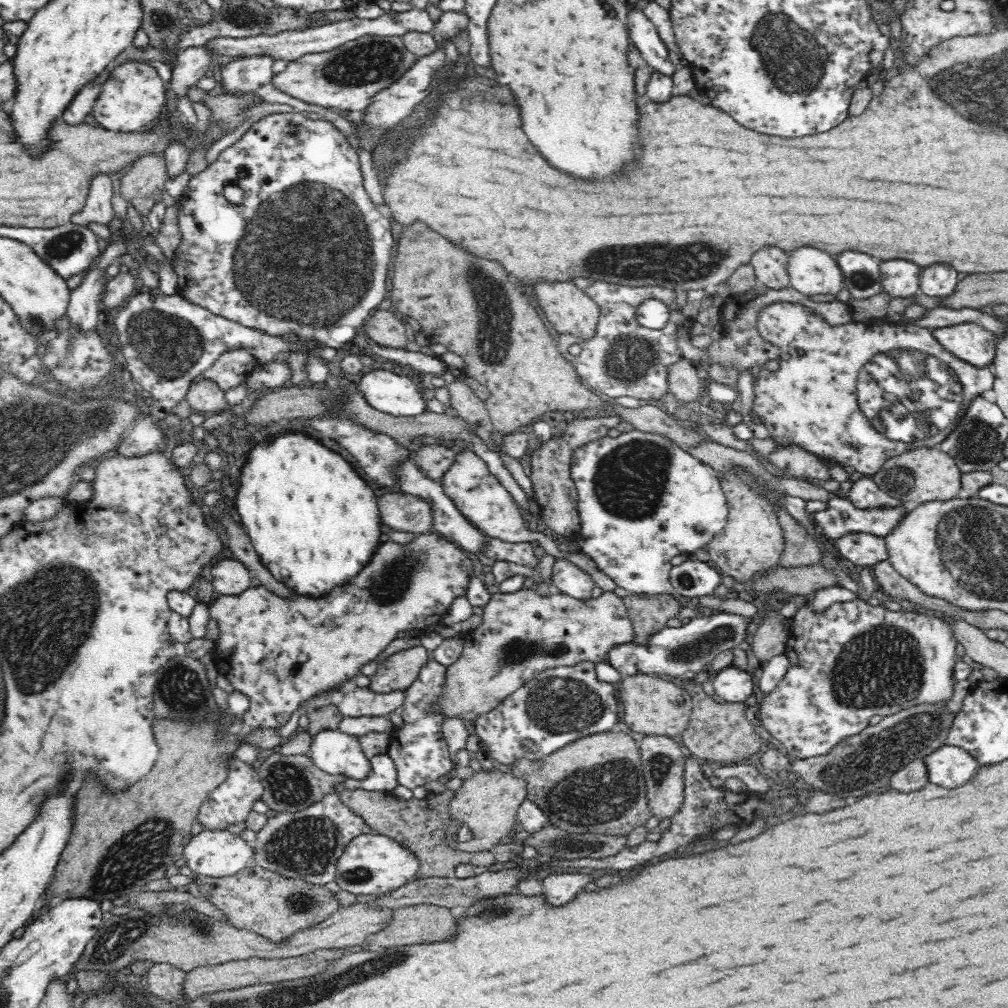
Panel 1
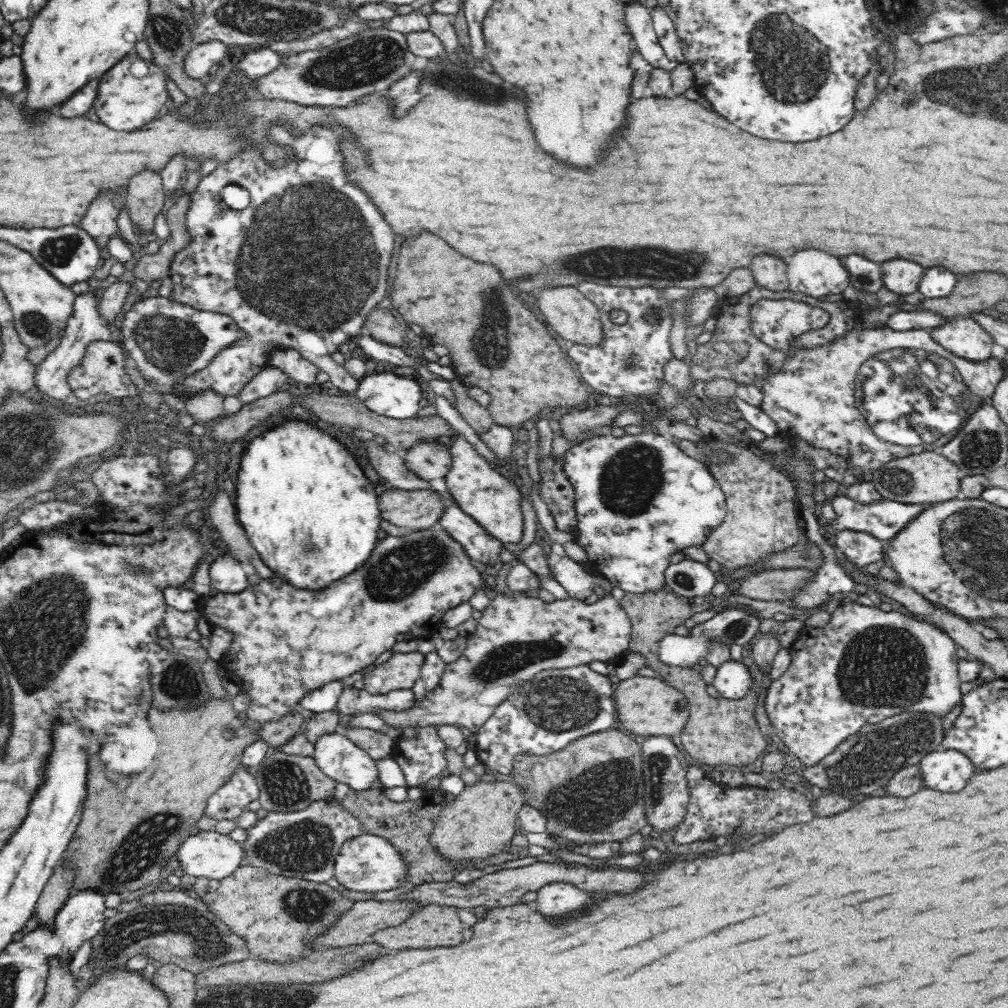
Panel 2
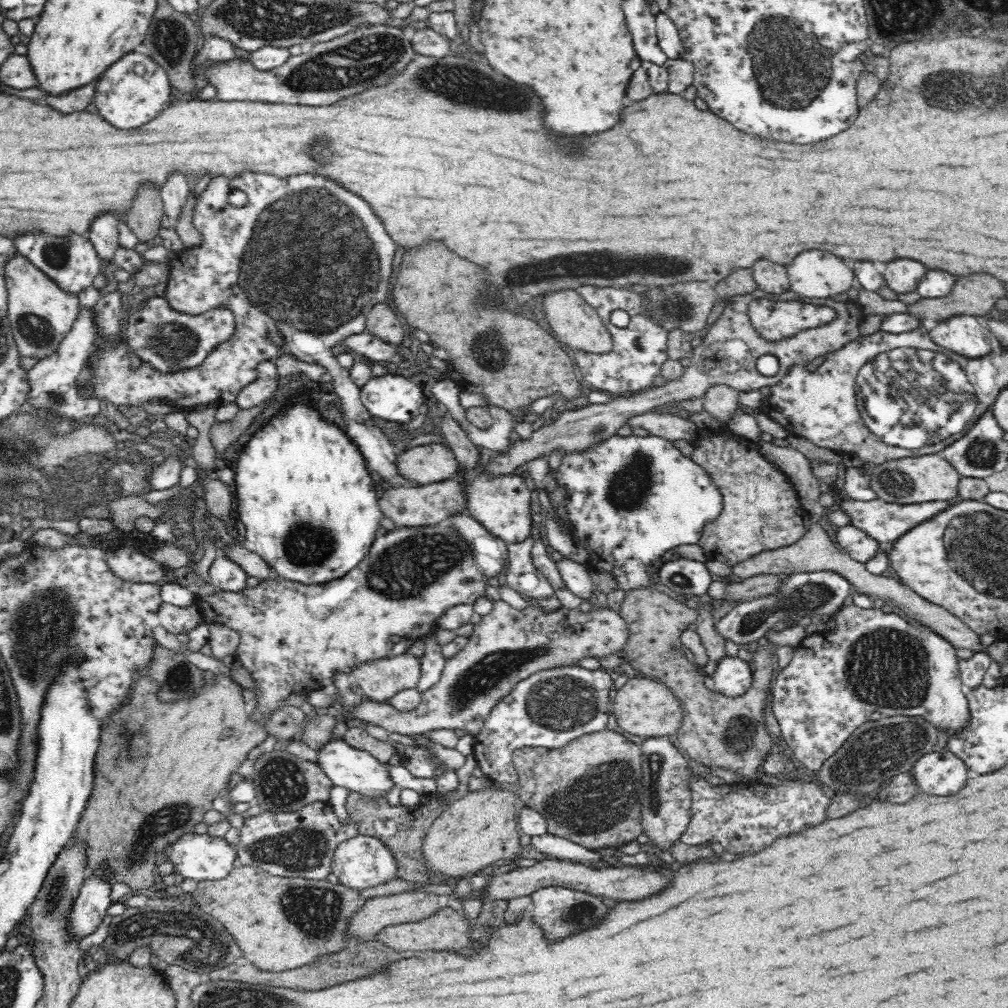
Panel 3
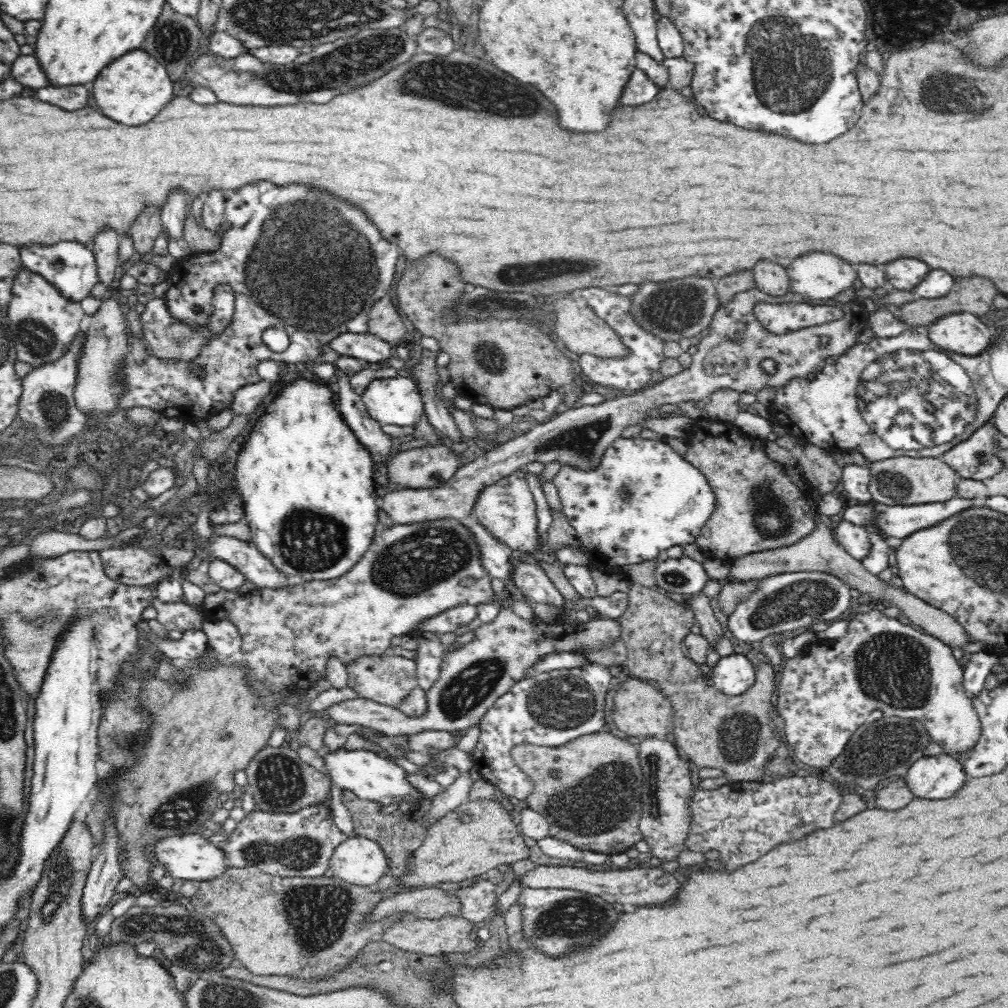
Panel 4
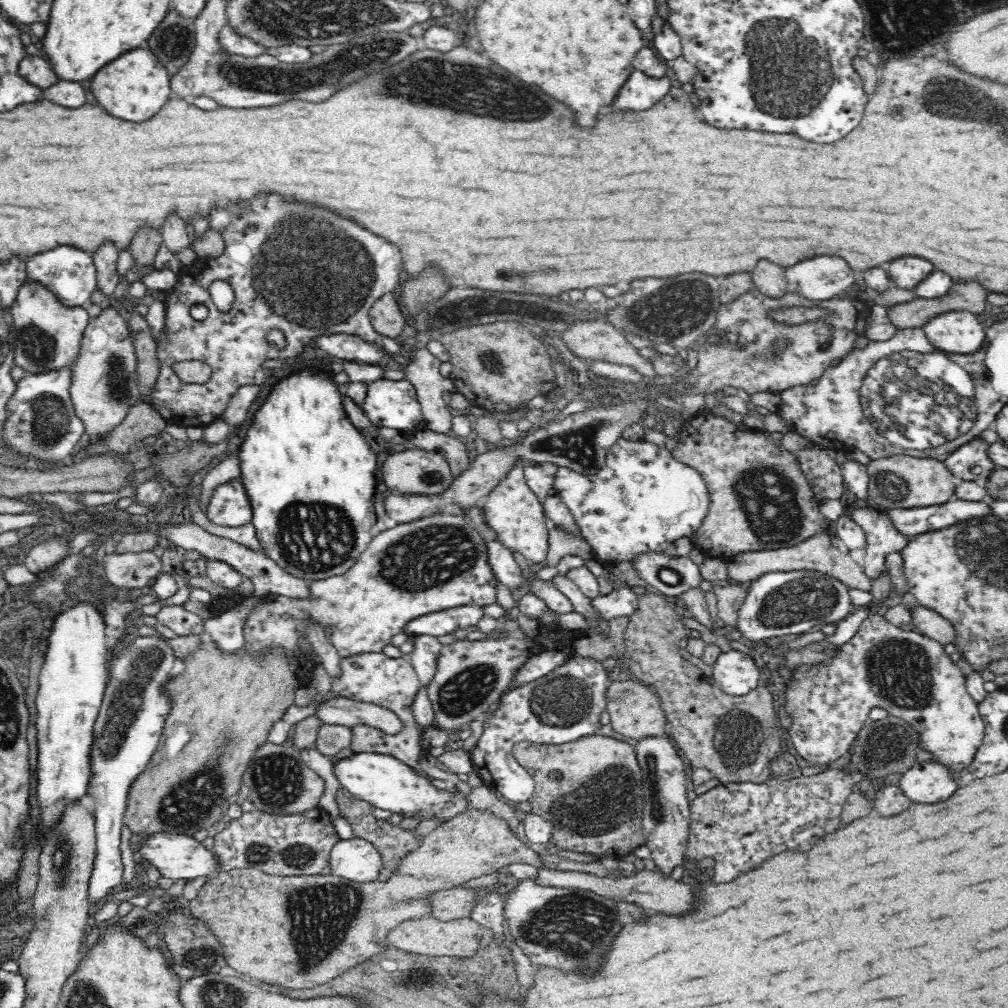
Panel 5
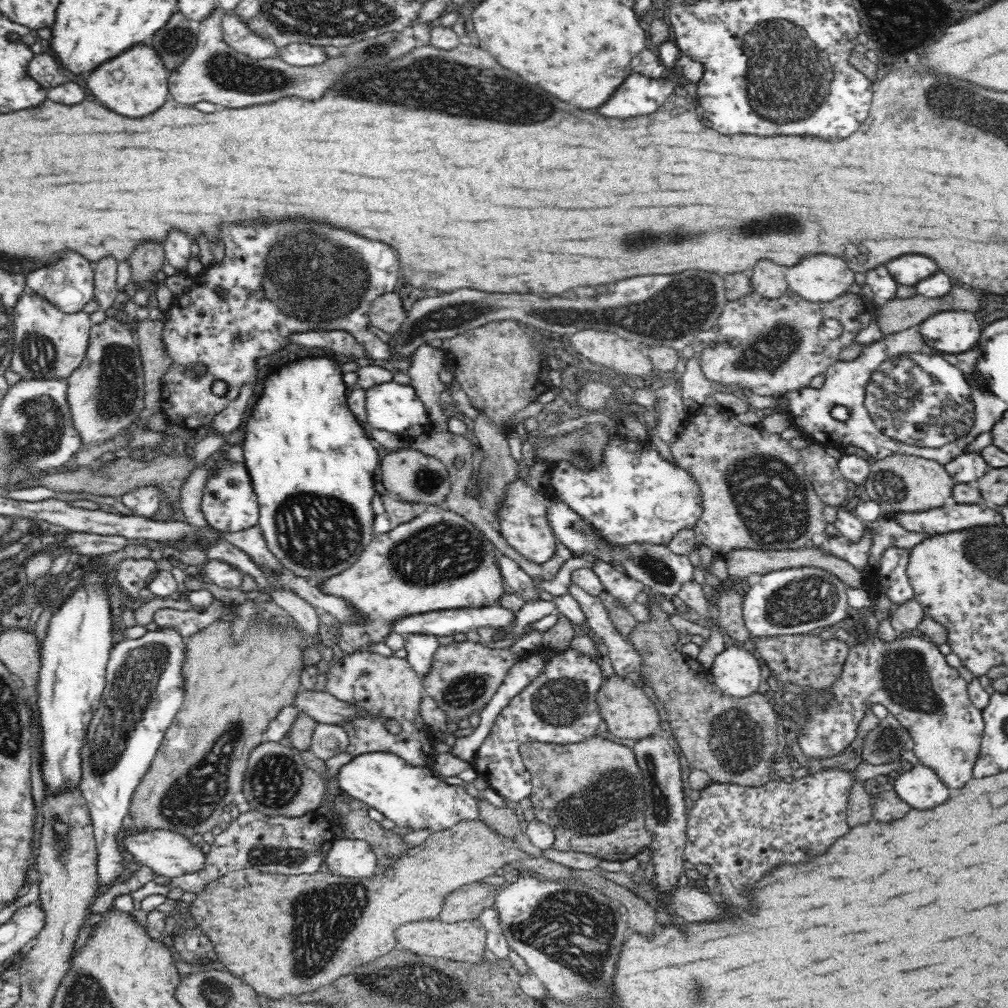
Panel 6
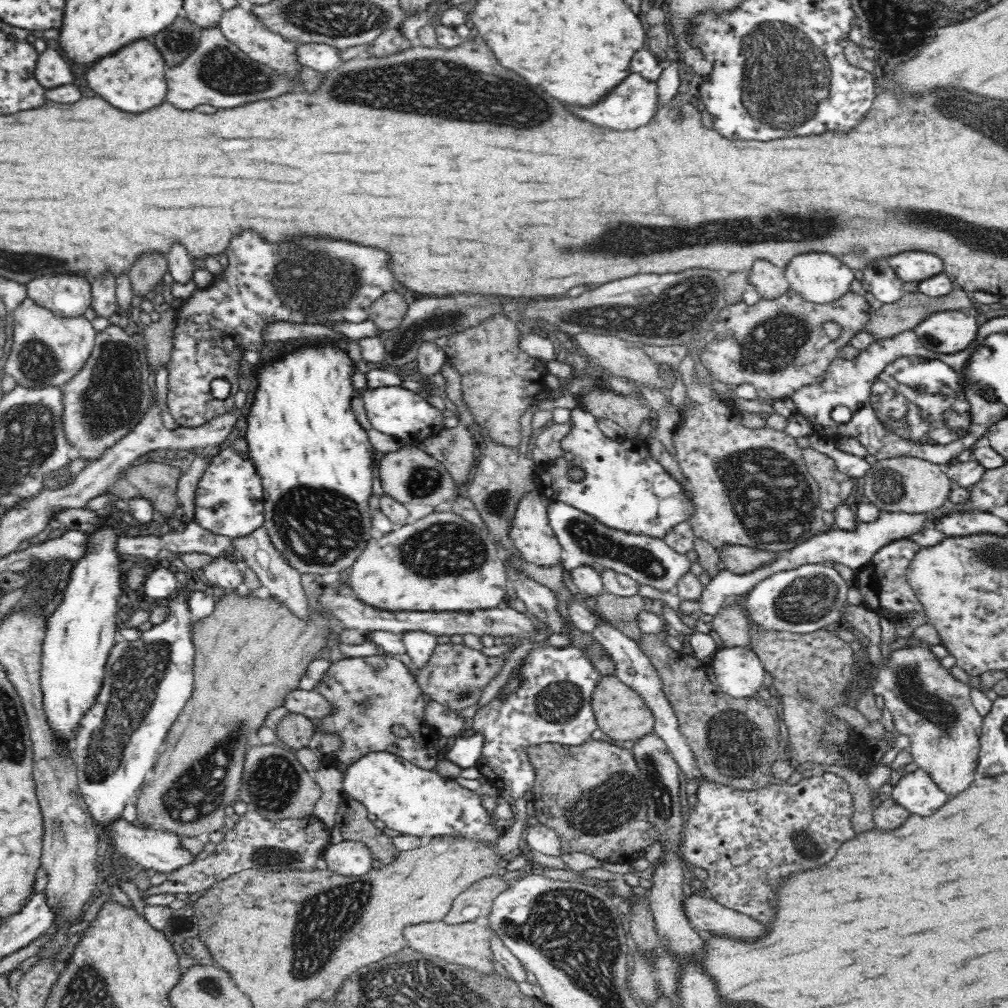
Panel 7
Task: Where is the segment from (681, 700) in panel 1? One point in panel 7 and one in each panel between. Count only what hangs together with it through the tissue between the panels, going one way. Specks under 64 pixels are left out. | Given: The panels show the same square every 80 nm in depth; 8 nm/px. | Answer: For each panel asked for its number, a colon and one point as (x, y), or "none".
2: (646, 707)
3: (640, 706)
4: (640, 710)
5: (635, 710)
6: (628, 711)
7: (620, 713)

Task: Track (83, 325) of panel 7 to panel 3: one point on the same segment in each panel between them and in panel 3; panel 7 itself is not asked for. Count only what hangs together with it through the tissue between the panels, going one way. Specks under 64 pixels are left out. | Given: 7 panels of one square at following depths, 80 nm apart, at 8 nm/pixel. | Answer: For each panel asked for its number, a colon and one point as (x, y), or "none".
3: (40, 314)
4: (44, 324)
5: (48, 336)
6: (49, 344)

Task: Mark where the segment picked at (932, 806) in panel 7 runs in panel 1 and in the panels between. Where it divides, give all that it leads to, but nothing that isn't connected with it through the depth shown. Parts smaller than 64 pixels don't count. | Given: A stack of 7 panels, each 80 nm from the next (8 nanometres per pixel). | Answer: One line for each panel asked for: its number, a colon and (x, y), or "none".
1: (948, 765)
2: (946, 770)
3: (941, 772)
4: (935, 777)
5: (929, 783)
6: (920, 787)

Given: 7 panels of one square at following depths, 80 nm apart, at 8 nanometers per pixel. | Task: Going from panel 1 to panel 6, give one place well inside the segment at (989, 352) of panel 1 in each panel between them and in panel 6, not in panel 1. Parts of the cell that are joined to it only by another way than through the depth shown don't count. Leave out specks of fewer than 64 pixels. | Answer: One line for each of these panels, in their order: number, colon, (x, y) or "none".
2: (963, 336)
3: (968, 335)
4: (963, 332)
5: (961, 332)
6: (953, 332)

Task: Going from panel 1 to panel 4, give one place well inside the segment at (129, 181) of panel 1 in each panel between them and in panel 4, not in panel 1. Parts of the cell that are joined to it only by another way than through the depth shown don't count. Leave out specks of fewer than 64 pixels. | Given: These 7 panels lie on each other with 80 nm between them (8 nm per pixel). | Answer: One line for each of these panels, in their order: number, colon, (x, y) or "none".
2: (145, 194)
3: (144, 221)
4: (144, 233)

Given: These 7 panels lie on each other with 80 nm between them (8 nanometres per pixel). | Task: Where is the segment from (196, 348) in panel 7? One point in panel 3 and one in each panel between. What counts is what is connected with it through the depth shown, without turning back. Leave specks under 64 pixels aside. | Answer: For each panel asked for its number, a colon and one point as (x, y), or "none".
3: (247, 261)
4: (347, 266)
5: (305, 271)
6: (240, 309)

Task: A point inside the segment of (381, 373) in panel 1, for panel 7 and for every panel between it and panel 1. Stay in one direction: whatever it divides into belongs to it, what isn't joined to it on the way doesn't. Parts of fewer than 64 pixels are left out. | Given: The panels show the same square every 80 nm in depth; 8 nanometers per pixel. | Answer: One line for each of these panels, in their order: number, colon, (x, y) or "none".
2: (386, 394)
3: (392, 397)
4: (396, 401)
5: (393, 404)
6: (392, 407)
7: (397, 411)

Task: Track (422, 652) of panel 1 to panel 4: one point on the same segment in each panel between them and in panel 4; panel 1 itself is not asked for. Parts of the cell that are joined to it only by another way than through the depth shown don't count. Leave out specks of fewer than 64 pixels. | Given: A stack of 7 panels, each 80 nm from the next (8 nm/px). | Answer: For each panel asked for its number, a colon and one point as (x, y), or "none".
2: (402, 670)
3: (380, 680)
4: (386, 679)

